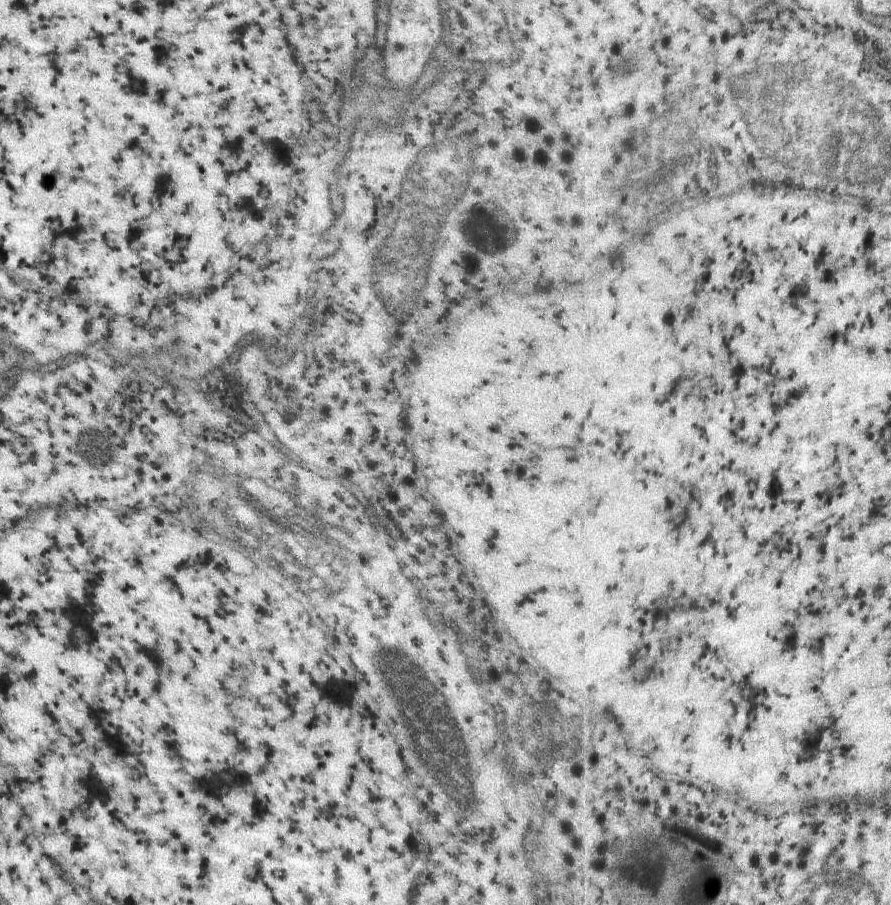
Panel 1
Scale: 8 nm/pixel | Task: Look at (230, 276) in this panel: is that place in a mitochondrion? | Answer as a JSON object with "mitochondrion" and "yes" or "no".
{"mitochondrion":"no"}

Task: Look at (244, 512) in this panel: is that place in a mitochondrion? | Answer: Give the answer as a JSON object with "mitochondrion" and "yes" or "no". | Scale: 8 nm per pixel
{"mitochondrion":"yes"}

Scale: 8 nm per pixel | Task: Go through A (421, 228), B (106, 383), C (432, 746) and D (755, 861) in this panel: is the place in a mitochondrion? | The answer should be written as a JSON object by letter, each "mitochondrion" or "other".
{"A":"mitochondrion","B":"other","C":"mitochondrion","D":"other"}

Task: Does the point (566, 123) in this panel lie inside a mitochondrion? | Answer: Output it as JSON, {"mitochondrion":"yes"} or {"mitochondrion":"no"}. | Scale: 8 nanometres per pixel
{"mitochondrion":"no"}

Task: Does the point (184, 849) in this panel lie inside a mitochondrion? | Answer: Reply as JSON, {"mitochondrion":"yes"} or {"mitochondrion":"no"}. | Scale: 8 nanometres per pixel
{"mitochondrion":"no"}

